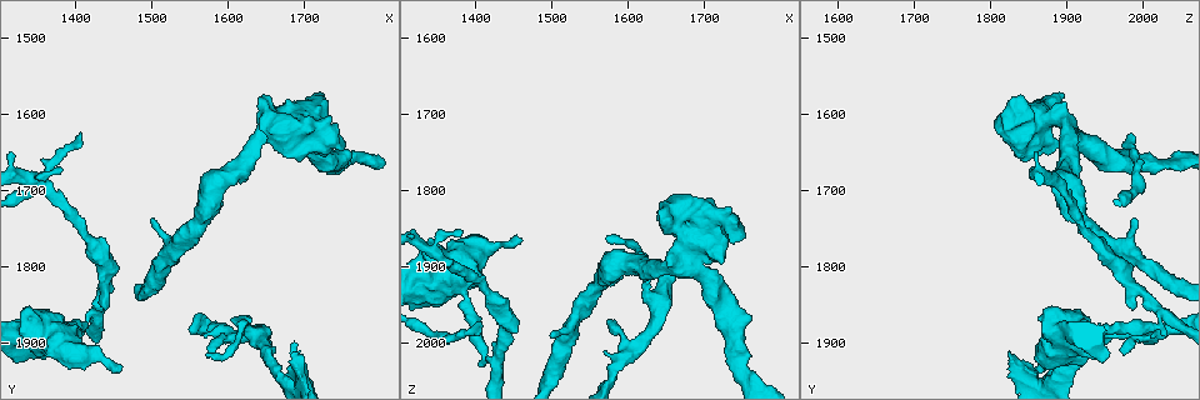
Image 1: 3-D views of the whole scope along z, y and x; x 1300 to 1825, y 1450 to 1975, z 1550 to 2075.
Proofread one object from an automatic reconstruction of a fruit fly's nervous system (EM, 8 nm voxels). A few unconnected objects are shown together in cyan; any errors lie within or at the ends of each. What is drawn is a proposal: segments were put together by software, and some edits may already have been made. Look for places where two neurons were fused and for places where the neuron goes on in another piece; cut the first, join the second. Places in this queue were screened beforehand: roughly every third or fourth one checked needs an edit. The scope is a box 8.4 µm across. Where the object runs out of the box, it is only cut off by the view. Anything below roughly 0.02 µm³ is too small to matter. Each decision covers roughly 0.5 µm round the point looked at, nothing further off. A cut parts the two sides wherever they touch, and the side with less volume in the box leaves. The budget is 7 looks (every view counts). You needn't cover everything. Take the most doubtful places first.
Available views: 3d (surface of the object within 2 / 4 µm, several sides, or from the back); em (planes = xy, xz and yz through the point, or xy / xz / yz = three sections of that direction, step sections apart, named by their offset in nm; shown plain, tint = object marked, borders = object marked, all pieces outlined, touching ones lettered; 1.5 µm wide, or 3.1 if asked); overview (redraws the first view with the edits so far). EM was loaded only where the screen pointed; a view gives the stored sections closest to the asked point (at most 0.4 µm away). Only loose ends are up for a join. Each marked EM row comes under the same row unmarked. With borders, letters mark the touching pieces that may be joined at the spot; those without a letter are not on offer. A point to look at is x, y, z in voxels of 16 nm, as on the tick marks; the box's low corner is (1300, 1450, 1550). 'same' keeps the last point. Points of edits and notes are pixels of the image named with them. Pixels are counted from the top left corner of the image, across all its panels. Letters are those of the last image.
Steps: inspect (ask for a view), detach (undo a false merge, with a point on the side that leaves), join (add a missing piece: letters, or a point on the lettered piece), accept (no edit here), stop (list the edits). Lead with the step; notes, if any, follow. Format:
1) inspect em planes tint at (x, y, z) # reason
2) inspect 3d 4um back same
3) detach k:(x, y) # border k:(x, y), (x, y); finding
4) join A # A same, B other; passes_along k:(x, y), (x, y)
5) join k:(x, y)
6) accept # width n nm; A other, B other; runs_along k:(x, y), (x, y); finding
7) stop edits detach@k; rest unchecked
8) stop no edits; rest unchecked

inspect em planes borders at (1500, 1740, 1990) # an open end

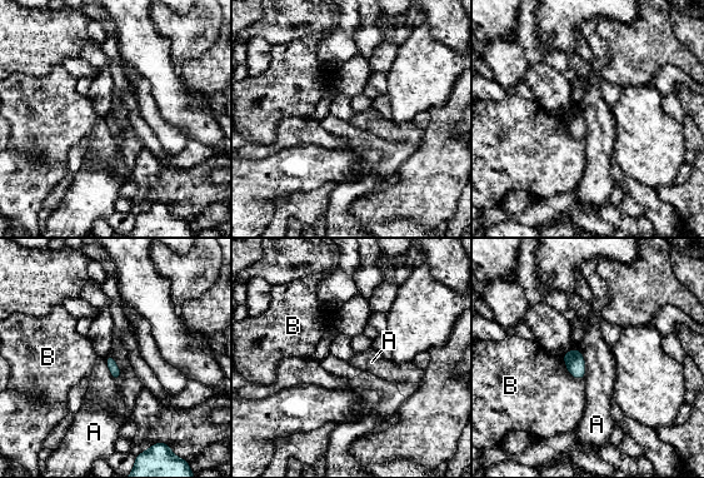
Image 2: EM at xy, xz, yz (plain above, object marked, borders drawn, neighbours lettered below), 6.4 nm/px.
accept # longest_contact B 200 nm; A other, B other; border 2:(562, 358), (567, 371), (583, 379); no lettered piece goes on from it

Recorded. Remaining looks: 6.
inspect em planes borders at (1575, 1910, 1970) # branch stops here

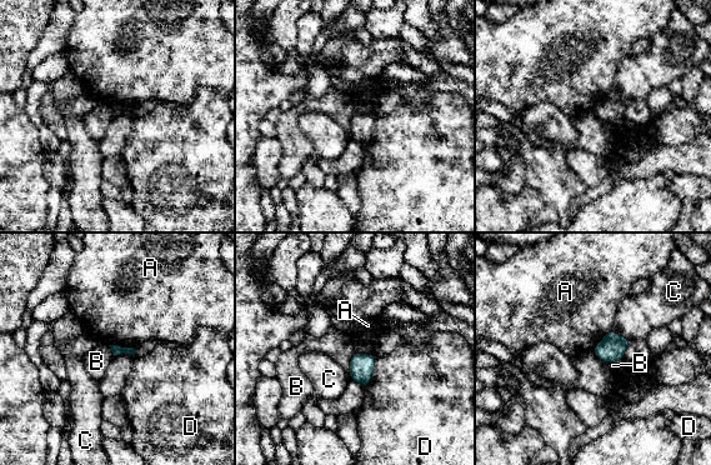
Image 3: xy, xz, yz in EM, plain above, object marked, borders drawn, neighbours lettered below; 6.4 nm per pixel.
accept # A other, B other, C other, D other; border 3:(354, 351), (350, 359), (349, 374); none of them fits

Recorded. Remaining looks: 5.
inspect 3d 2um at (1410, 1880, 2015) # three arms meet

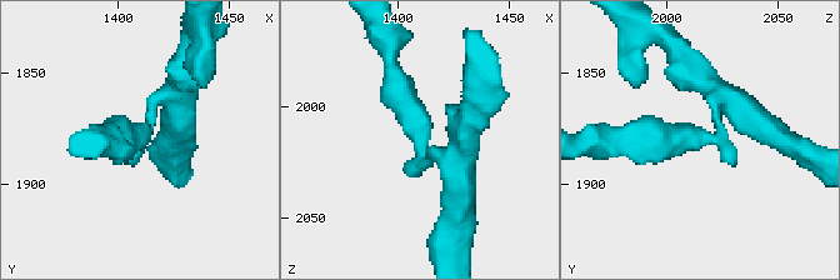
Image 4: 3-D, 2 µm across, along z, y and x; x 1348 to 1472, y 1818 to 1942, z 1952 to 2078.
inspect em planes tint at (1410, 1878, 2014) # arms 3; arm_widths 200, 220, 220 nm; need the tissue

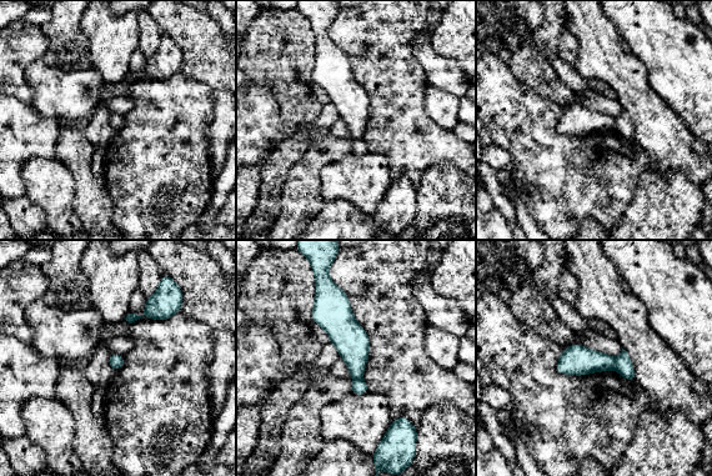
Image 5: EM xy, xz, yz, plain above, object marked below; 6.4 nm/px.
inspect em planes borders same # see the neighbours

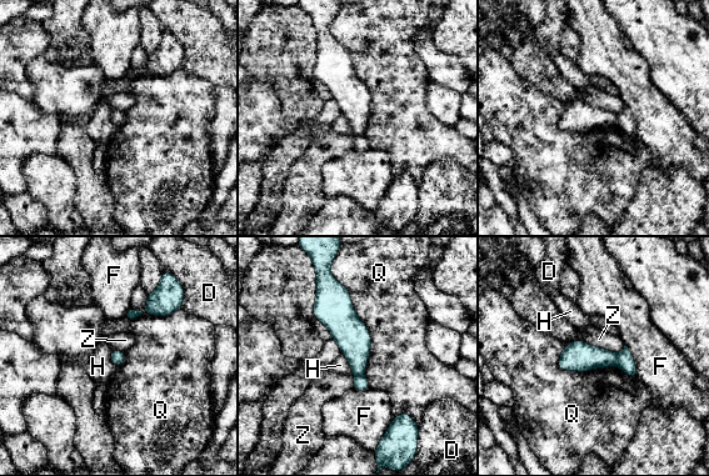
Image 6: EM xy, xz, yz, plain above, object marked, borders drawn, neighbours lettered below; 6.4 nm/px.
detach 6:(625, 362) # longest_contact Q 800 nm; D other, F other, H other, Q other, Z other; a second neuron is stuck on

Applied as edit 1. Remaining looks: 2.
stop edits detach@6; rest unchecked

